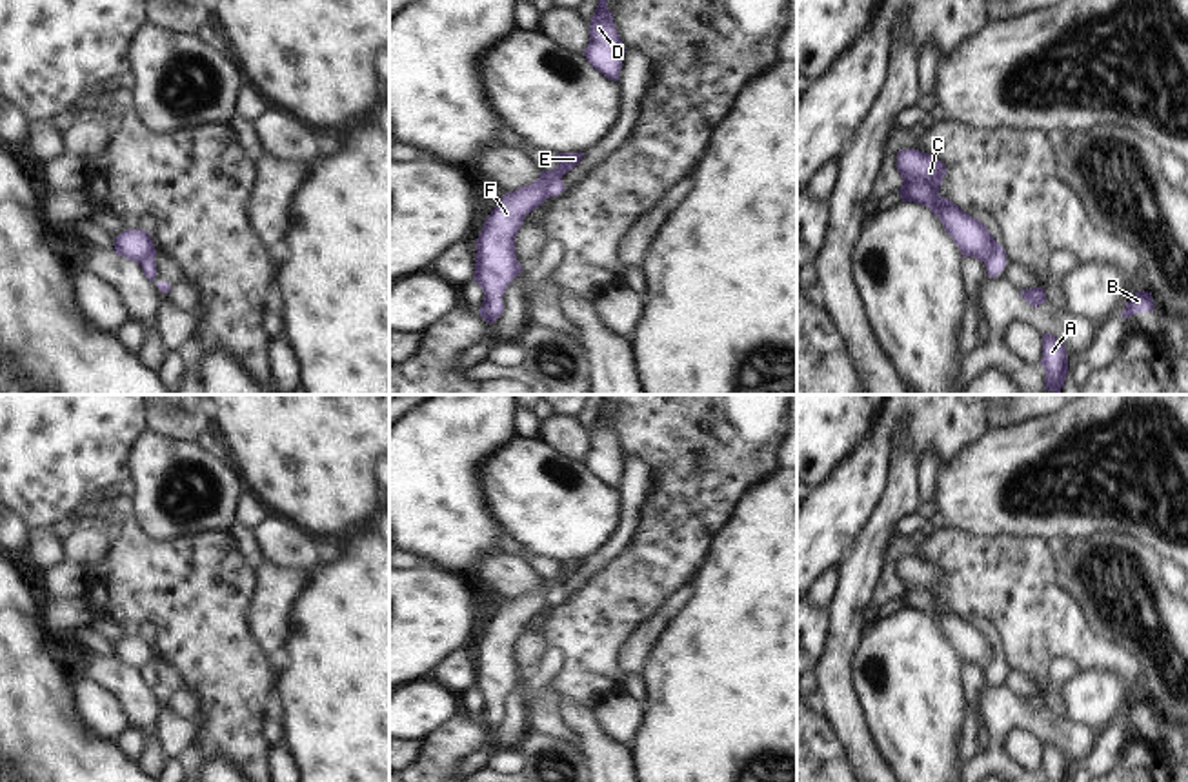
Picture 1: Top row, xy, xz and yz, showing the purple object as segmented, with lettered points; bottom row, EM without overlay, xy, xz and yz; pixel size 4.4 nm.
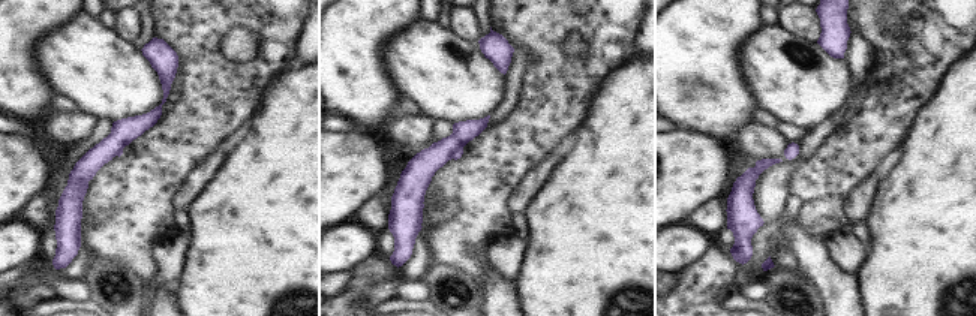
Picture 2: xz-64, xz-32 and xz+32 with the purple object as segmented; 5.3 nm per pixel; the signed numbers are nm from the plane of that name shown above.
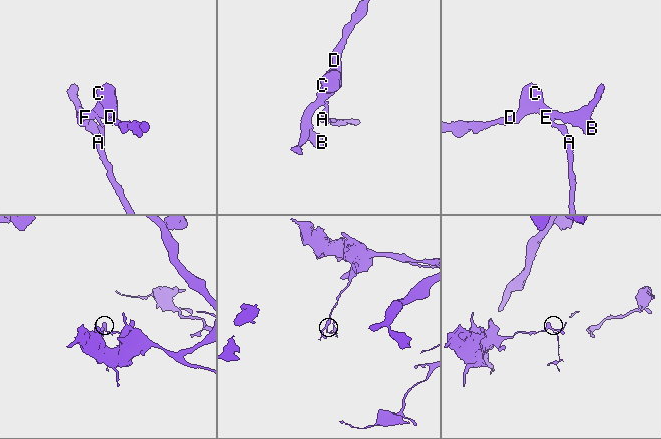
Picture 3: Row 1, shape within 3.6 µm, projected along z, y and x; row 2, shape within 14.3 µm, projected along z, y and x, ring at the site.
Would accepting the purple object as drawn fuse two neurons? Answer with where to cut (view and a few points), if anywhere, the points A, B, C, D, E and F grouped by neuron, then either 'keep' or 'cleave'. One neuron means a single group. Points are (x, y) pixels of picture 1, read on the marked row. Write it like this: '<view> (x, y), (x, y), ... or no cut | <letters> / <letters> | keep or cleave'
xz (559, 179), (550, 184), (548, 195) | A / B C D E F | cleave

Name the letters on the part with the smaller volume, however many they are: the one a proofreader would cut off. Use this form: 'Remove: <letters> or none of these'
Remove: A

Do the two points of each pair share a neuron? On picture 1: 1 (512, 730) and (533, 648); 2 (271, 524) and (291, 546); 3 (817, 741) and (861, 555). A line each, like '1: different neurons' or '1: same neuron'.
1: different neurons
2: same neuron
3: different neurons

